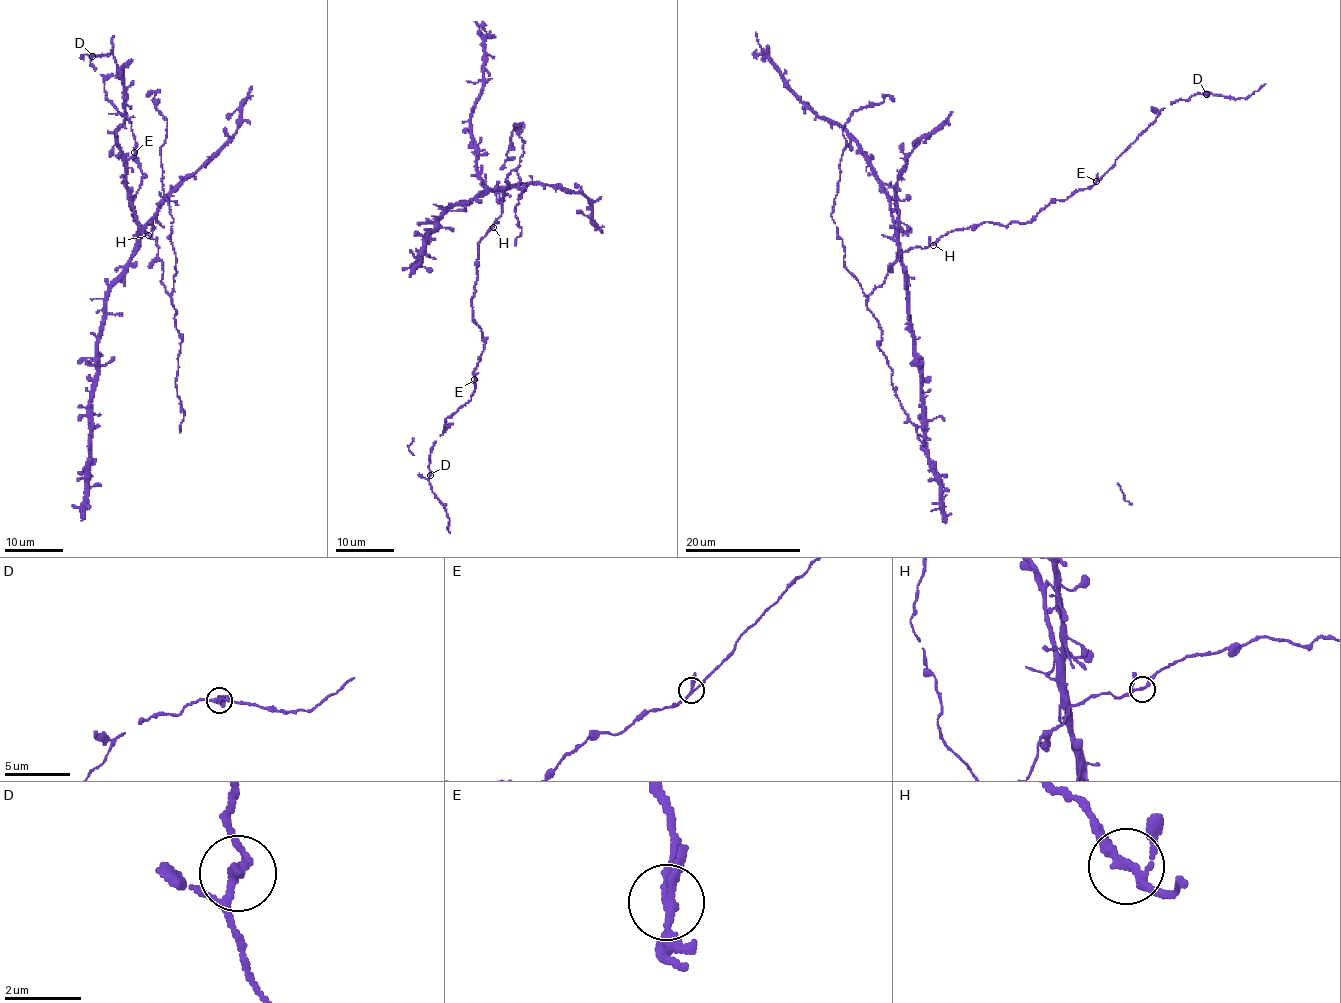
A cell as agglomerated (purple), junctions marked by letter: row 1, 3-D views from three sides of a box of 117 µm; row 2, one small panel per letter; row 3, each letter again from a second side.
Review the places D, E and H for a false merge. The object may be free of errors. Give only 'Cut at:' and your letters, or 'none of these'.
Cut at: none of these

